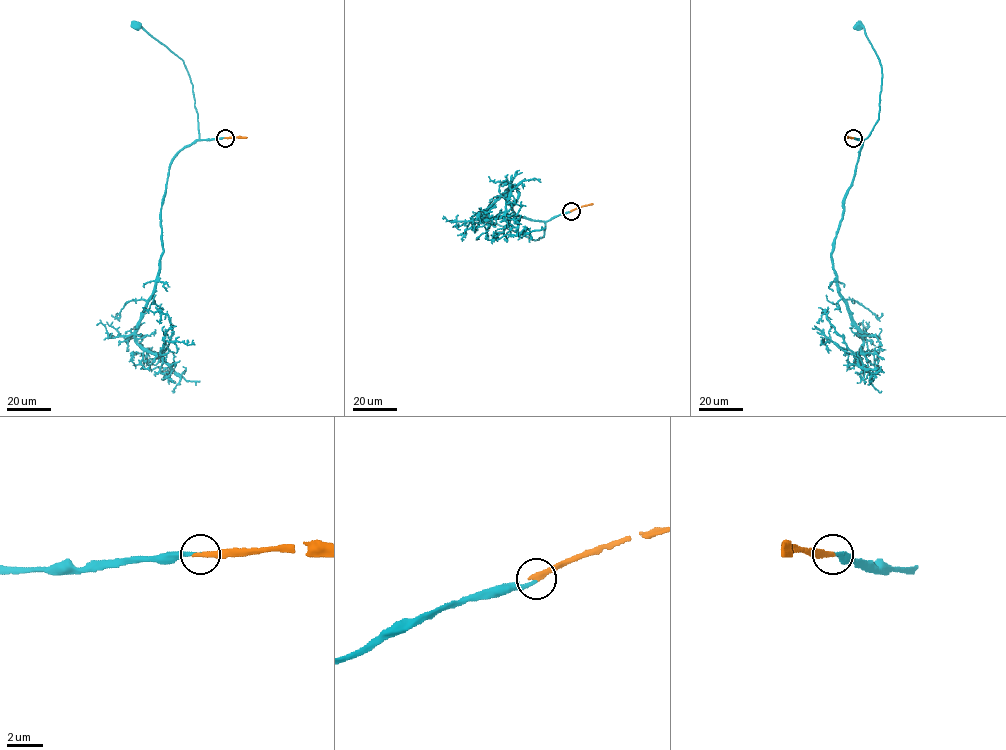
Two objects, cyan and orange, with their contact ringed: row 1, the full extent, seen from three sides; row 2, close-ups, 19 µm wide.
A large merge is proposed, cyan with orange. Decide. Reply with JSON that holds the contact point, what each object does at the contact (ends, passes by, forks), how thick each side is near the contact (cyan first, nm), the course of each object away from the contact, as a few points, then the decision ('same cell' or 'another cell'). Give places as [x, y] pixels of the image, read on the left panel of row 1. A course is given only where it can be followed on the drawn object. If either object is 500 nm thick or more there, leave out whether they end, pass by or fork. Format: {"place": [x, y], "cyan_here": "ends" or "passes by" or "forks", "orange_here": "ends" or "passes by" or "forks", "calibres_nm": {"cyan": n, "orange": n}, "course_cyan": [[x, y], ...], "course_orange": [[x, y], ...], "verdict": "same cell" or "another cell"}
{"place": [225, 138], "cyan_here": "ends", "orange_here": "ends", "calibres_nm": {"cyan": 190, "orange": 320}, "course_cyan": [[225, 138], [195, 140], [170, 166], [159, 273], [136, 335], [161, 353], [172, 326], [142, 307]], "course_orange": [[225, 138], [247, 137]], "verdict": "same cell"}

